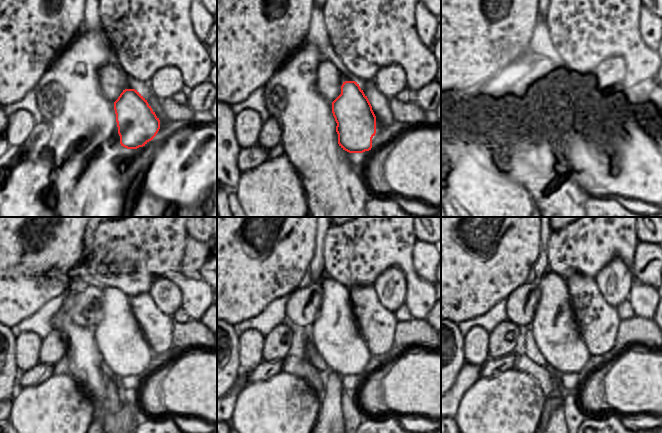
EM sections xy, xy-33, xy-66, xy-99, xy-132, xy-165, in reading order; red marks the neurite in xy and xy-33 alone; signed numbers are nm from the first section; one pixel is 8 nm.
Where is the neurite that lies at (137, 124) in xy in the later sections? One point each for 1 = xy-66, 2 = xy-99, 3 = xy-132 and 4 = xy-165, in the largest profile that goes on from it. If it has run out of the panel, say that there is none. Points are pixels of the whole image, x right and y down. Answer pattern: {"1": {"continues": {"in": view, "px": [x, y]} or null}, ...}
{"1": {"continues": {"in": "xy-66", "px": [574, 134]}}, "2": {"continues": {"in": "xy-99", "px": [118, 339]}}, "3": {"continues": {"in": "xy-132", "px": [335, 336]}}, "4": {"continues": {"in": "xy-165", "px": [555, 335]}}}

